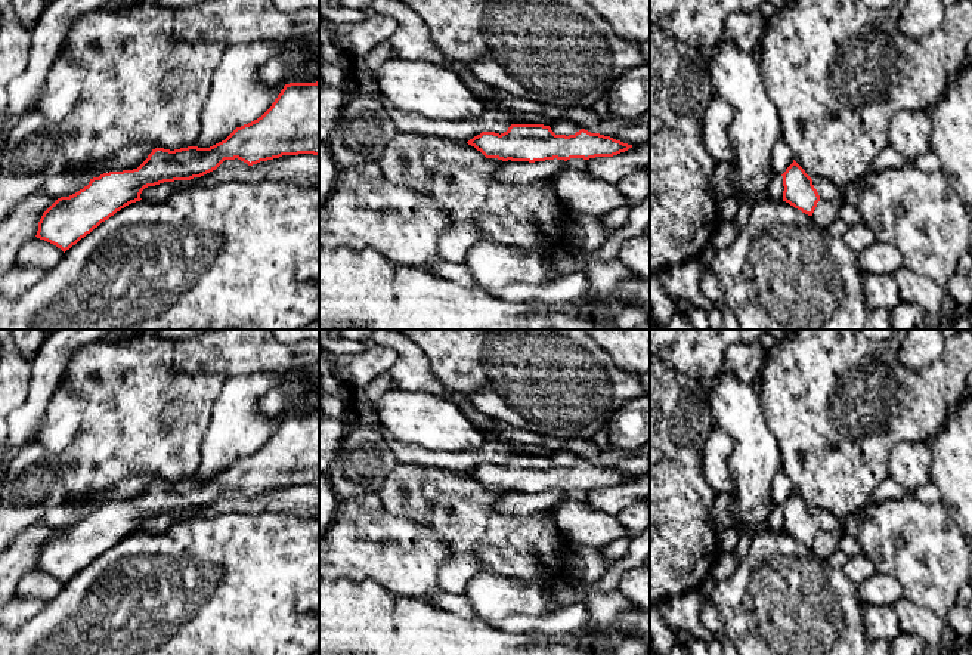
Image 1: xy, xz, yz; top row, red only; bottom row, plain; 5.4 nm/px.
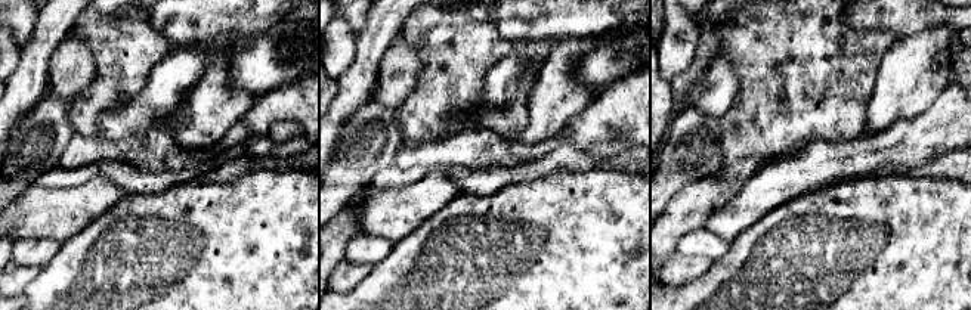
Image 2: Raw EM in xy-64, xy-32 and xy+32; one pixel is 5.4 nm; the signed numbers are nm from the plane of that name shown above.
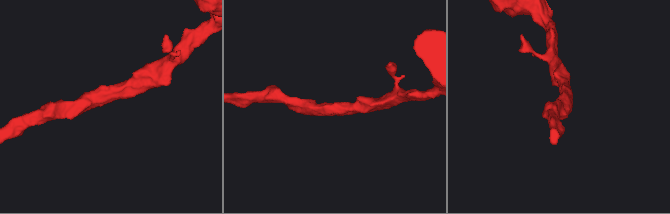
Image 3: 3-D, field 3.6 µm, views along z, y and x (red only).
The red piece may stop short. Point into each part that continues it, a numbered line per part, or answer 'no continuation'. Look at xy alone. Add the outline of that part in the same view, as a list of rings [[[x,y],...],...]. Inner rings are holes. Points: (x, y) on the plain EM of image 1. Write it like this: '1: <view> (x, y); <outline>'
1: xy (132, 488); [[[151,475],[130,476],[115,486],[106,488],[103,491],[93,491],[81,497],[65,498],[65,503],[69,506],[87,504],[93,510],[109,503],[133,501],[137,500],[155,479],[161,478]]]

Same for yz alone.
1: yz (782, 488); [[[780,469],[771,482],[771,500],[777,506],[783,506],[793,494],[793,486],[786,473]]]

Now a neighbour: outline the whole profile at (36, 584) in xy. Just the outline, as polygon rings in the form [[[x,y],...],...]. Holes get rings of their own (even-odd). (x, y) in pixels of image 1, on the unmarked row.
[[[34,568],[19,578],[15,594],[24,599],[50,602],[61,593],[64,586],[65,584],[56,577]]]

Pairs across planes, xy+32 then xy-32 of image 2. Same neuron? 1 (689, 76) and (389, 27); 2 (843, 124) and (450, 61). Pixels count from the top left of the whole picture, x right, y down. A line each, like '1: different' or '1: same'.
1: same
2: same

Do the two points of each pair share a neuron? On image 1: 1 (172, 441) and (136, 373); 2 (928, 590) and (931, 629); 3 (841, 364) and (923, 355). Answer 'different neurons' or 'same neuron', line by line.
1: same neuron
2: different neurons
3: different neurons

